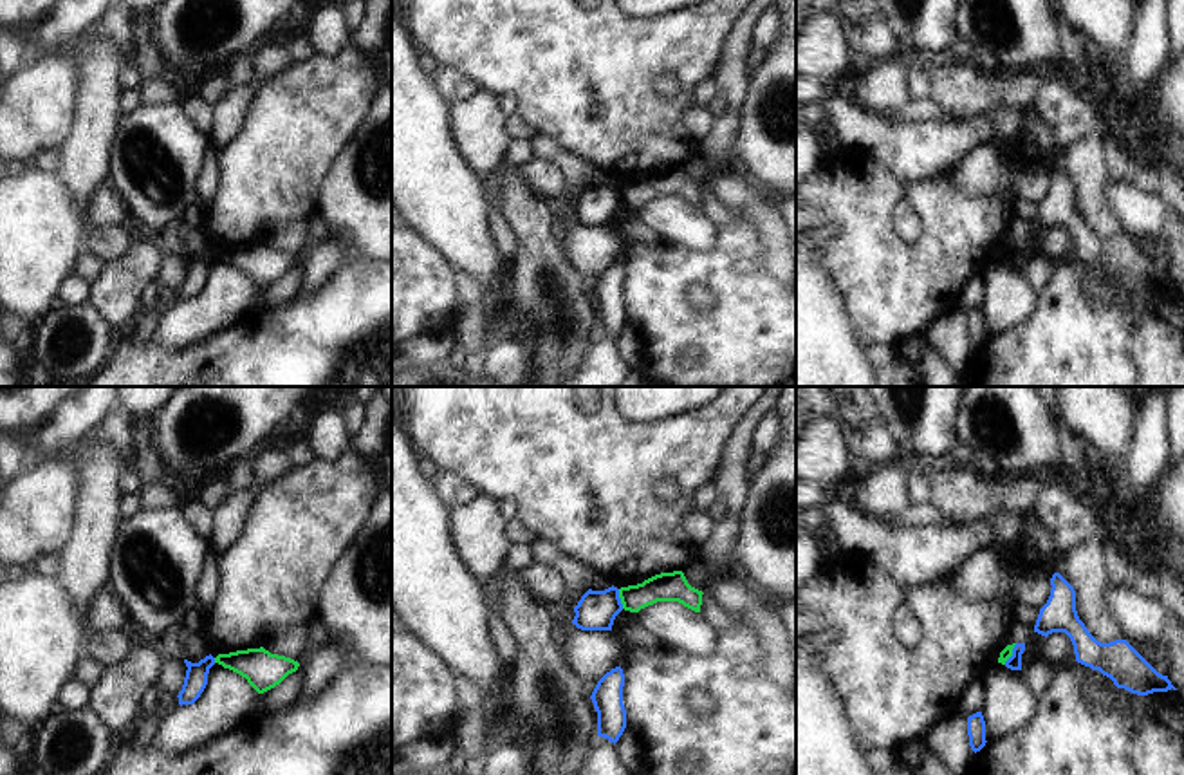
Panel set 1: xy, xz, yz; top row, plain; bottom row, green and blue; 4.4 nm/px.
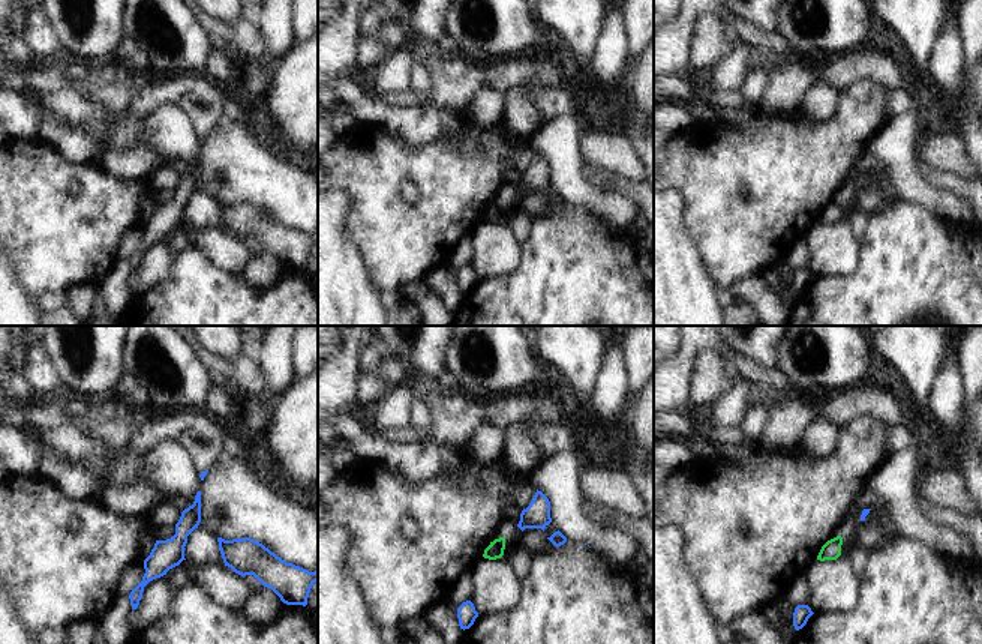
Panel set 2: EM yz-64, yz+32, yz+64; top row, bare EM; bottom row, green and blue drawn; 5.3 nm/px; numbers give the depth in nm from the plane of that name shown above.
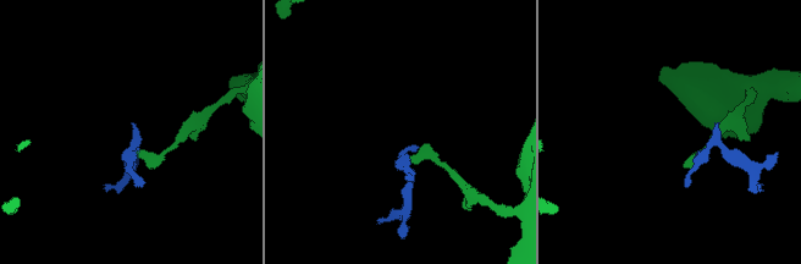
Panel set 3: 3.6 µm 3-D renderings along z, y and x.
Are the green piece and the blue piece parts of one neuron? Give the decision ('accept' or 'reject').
reject

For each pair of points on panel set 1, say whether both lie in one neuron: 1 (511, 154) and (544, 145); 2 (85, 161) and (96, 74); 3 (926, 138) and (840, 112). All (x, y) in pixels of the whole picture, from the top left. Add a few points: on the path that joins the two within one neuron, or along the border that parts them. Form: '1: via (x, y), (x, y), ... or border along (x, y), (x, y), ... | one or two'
1: border along (529, 141), (535, 156) | two
2: via (89, 140), (96, 121), (96, 96) | one
3: via (905, 138), (879, 138), (861, 129) | one

